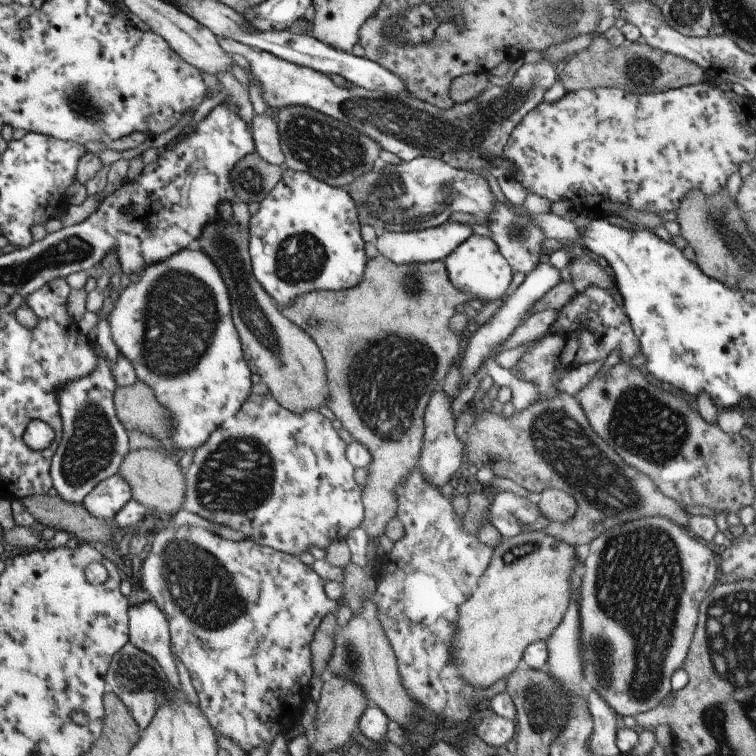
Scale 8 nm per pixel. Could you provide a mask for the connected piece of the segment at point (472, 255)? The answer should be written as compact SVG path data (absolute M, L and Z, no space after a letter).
M473 234L457 246L443 261L452 284L462 292L491 300L504 296L513 272L490 237Z

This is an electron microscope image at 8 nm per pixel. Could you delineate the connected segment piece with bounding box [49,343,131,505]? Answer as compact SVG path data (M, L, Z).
M92 343L93 351L97 354L97 367L88 376L72 381L57 392L57 401L60 407L60 416L63 422L63 433L60 437L58 448L51 462L49 470L53 487L57 490L60 498L67 503L82 505L86 495L100 484L103 480L110 478L119 472L123 458L129 453L130 443L128 431L120 422L115 411L113 394L117 384L111 373L112 366L99 356L98 346Z

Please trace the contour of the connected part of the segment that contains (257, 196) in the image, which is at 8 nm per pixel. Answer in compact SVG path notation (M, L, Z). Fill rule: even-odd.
M256 151L246 155L231 170L236 203L261 203L280 182L283 172L278 165L264 160Z

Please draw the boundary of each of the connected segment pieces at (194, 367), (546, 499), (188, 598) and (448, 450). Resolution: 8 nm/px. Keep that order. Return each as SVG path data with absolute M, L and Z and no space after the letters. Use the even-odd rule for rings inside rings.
M184 250L184 252L178 252L176 256L172 255L172 258L168 258L163 263L156 263L146 267L140 274L139 282L131 283L116 296L118 299L116 306L114 306L114 309L107 318L112 330L113 340L119 352L122 352L132 363L138 381L144 381L146 384L149 384L153 388L160 404L168 408L173 418L173 433L170 438L172 444L168 445L168 450L177 451L182 449L187 451L190 448L198 448L200 444L204 444L204 440L208 440L210 434L220 424L224 424L226 420L230 420L244 406L244 400L251 393L250 387L252 383L250 382L250 376L252 372L244 358L240 335L233 323L231 294L229 293L227 282L224 282L224 278L220 276L220 270L218 270L218 266L214 264L214 260L210 256L204 256L204 252L200 252L200 250Z
M548 487L540 493L537 499L543 516L549 521L565 523L577 511L576 499L568 492Z
M167 524L156 533L154 532L153 535L152 548L150 548L150 552L142 564L141 584L144 589L148 590L151 599L157 604L157 607L160 607L169 622L172 646L174 646L174 650L184 666L188 668L192 684L198 694L201 711L208 717L211 727L220 737L230 739L244 752L249 754L260 746L268 750L278 735L284 735L296 722L301 722L303 705L306 696L309 696L310 678L313 674L311 642L321 625L322 619L326 615L336 615L340 605L345 603L344 600L340 598L335 601L328 598L324 591L324 586L328 581L322 578L312 565L306 565L300 561L298 555L291 555L266 545L256 544L250 539L226 540L201 527L181 526L173 528L171 524Z
M436 391L429 400L423 416L423 445L418 468L423 475L439 489L450 480L456 480L457 470L462 466L462 454L465 450L455 433L455 422L452 413L451 397L444 391Z

